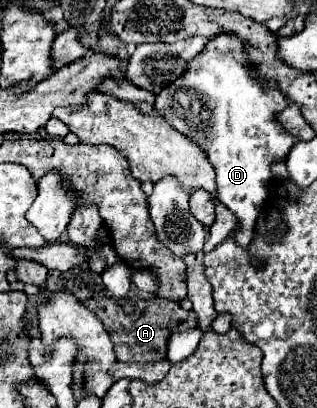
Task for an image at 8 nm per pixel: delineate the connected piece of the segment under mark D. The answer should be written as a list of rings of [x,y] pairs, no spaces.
[[[218,33],[210,37],[206,47],[188,61],[186,71],[170,87],[164,87],[156,95],[156,113],[162,115],[168,125],[186,135],[192,143],[196,143],[216,169],[216,197],[242,223],[242,233],[236,235],[240,245],[248,245],[248,241],[254,237],[252,229],[256,217],[264,199],[268,197],[268,181],[272,177],[270,167],[278,161],[284,161],[298,139],[278,121],[278,113],[282,113],[288,105],[290,101],[286,95],[278,89],[276,83],[260,73],[260,69],[250,61],[248,51],[244,49],[244,41],[234,33]]]

